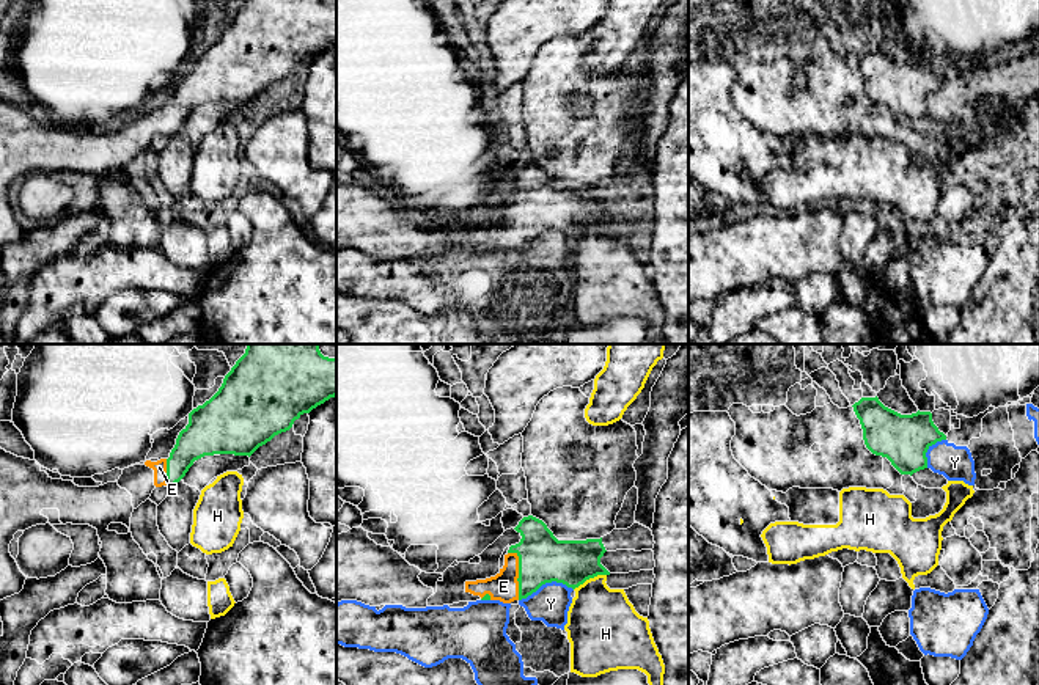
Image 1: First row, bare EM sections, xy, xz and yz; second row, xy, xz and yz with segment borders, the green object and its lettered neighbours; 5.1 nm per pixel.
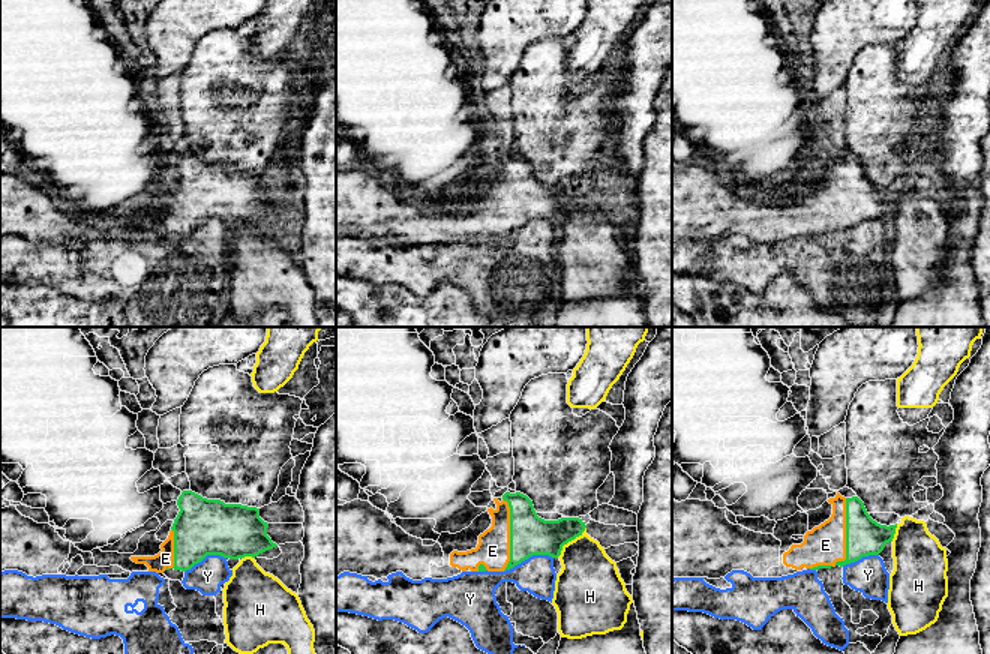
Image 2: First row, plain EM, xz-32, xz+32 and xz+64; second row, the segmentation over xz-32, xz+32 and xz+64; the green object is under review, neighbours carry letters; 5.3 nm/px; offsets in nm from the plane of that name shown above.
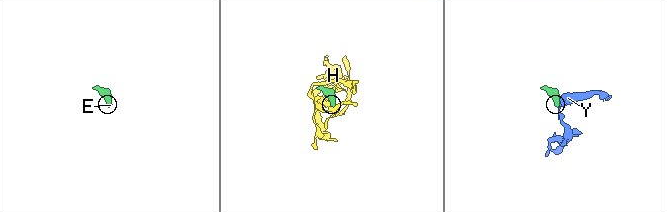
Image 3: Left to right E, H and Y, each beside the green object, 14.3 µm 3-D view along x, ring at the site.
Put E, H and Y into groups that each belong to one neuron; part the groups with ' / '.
E / H / Y

